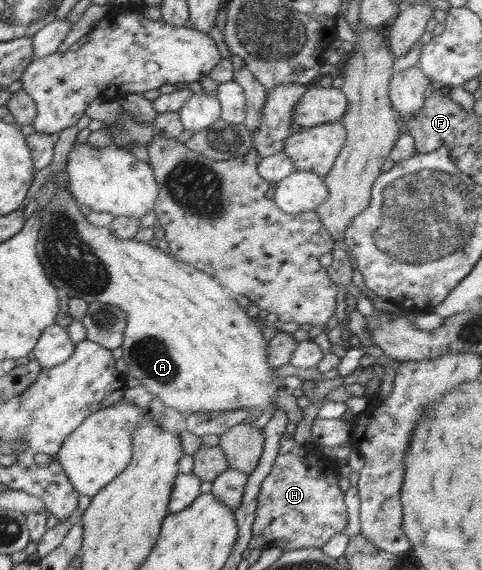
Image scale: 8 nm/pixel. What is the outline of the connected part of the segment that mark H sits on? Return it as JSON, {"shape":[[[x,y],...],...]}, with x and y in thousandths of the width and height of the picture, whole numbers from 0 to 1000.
{"shape":[[[587,763],[579,791],[560,828],[546,839],[533,874],[523,937],[548,940],[554,958],[571,958],[587,967],[612,961],[668,961],[683,944],[714,932],[722,916],[714,865],[701,853],[703,828],[693,818],[691,802],[662,789],[651,777],[622,781],[608,765]]]}

